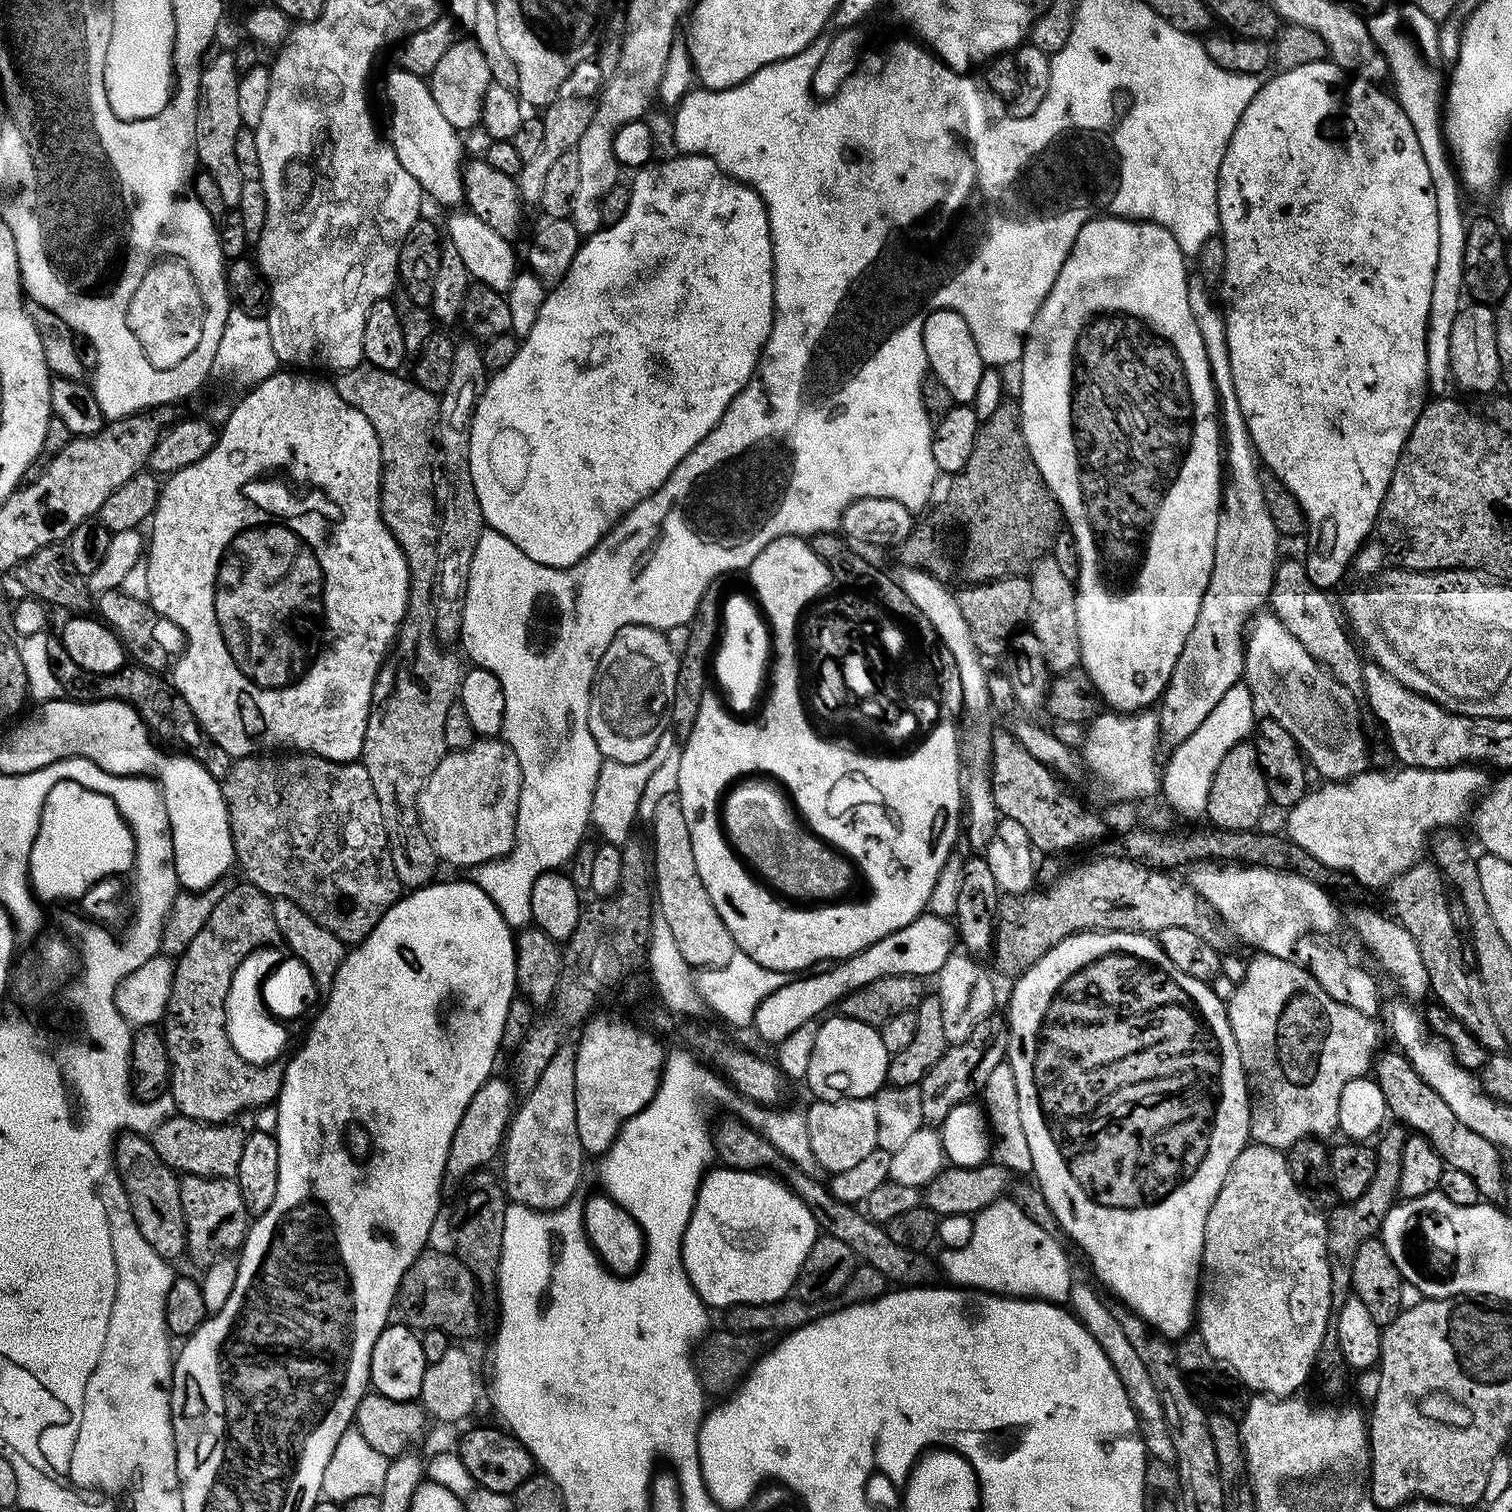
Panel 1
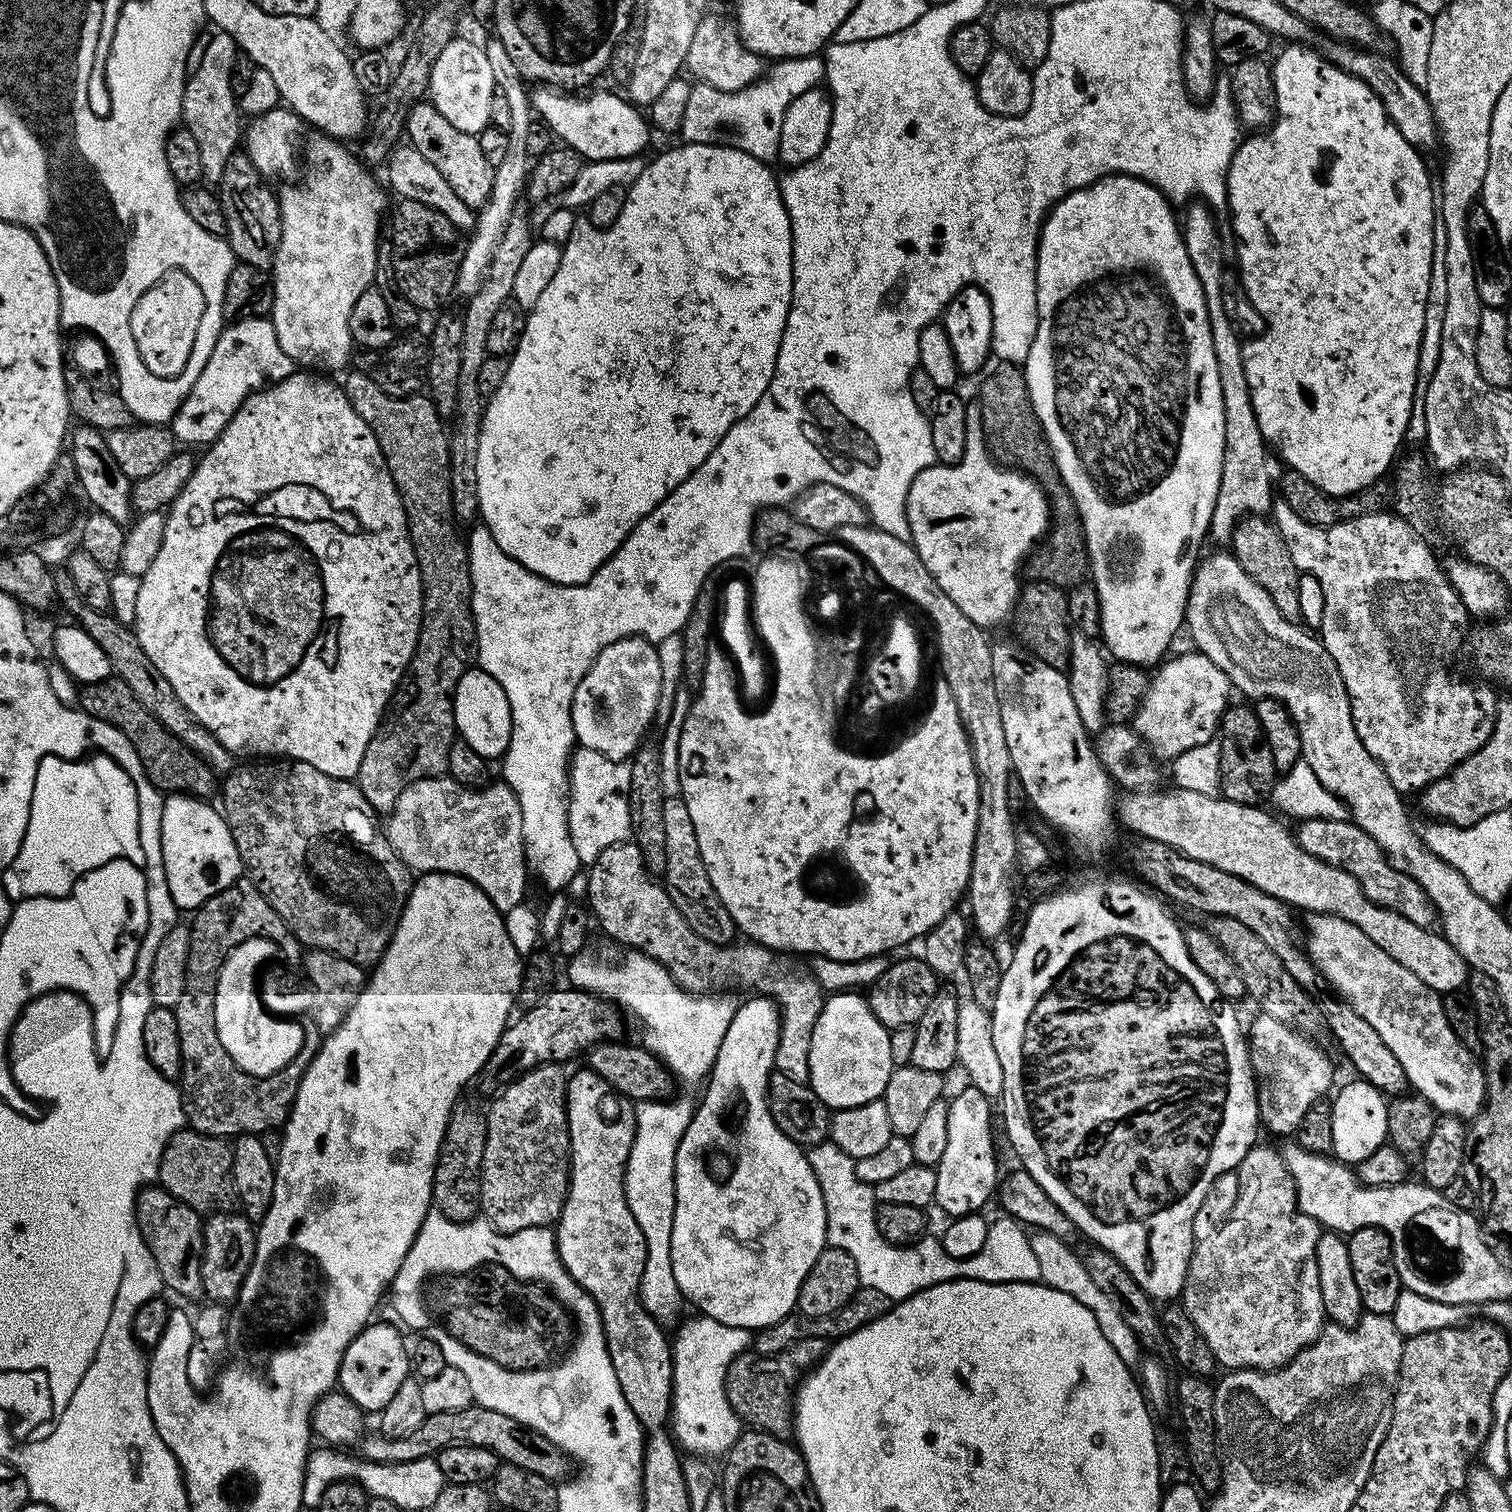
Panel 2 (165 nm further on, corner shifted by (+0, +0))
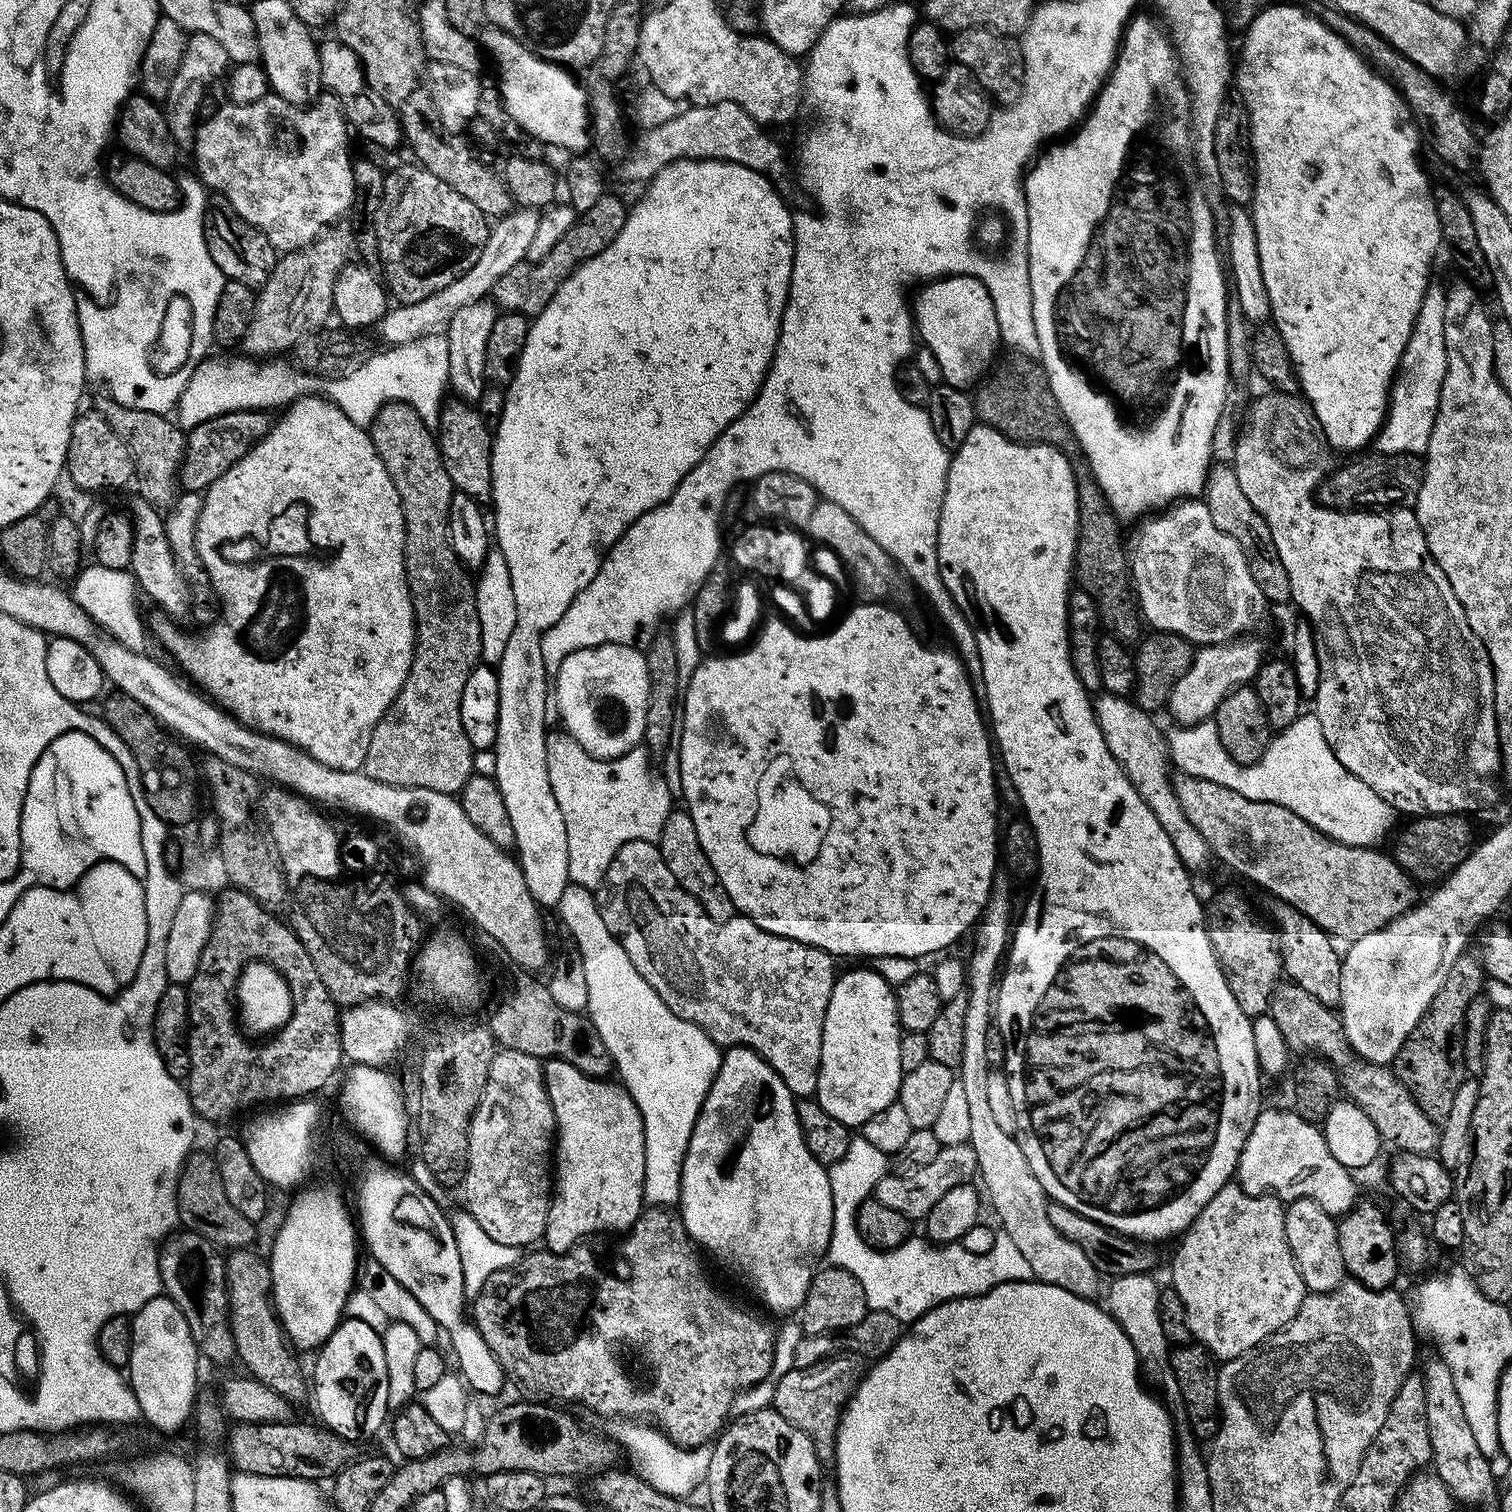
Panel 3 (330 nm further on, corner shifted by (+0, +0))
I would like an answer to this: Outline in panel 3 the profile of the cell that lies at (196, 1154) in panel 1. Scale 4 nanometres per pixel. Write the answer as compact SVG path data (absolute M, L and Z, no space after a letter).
M199 1150L193 1151L184 1163L184 1169L178 1182L178 1210L180 1224L187 1231L196 1232L210 1241L215 1248L235 1250L252 1248L257 1243L257 1225L250 1218L242 1218L238 1210L226 1198L226 1186L222 1186L222 1174L218 1174L215 1155Z

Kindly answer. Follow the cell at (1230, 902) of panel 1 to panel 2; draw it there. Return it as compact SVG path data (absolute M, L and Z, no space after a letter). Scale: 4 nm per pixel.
M1314 912L1308 919L1308 944L1306 940L1306 951L1312 964L1323 976L1328 979L1328 983L1338 993L1339 999L1346 1001L1378 1034L1382 1037L1382 1042L1390 1046L1394 1053L1394 1058L1402 1066L1406 1074L1409 1085L1425 1100L1429 1100L1437 1113L1456 1116L1463 1122L1471 1122L1476 1119L1484 1109L1484 1101L1488 1098L1486 1082L1484 1081L1484 1069L1481 1061L1466 1046L1457 1040L1454 1030L1444 1013L1444 1002L1441 993L1430 990L1402 962L1394 962L1382 946L1374 946L1354 922L1346 922L1346 918L1338 918L1330 915L1329 912Z

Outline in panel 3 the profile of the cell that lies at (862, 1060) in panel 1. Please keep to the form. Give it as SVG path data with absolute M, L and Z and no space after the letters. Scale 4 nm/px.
M871 967L852 968L849 972L841 971L836 977L836 985L830 994L830 1006L826 1006L826 1022L822 1026L822 1058L820 1059L820 1073L818 1074L818 1086L816 1087L816 1095L814 1099L822 1106L822 1110L826 1110L826 1114L830 1114L830 1118L838 1118L838 1122L849 1126L863 1126L870 1118L874 1118L874 1114L878 1114L882 1110L886 1110L886 1106L897 1103L900 1095L900 1081L902 1073L900 1071L900 1063L898 1062L898 1046L900 1045L900 1037L902 1029L900 1026L900 1015L896 1009L896 993L893 985L886 982L886 978L882 978L882 974L872 971Z

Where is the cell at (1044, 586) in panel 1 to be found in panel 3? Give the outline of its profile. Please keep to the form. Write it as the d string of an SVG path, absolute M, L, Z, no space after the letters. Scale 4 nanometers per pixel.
M1100 694L1100 697L1095 697L1094 711L1098 726L1102 730L1102 738L1110 750L1110 754L1114 754L1114 758L1122 766L1126 778L1130 778L1130 782L1134 786L1134 790L1138 790L1142 802L1146 802L1146 806L1150 806L1150 810L1154 810L1154 818L1158 818L1158 823L1162 825L1162 830L1166 830L1170 842L1174 842L1174 850L1181 862L1184 863L1185 868L1188 869L1189 873L1196 874L1199 868L1206 867L1208 860L1210 861L1208 843L1206 838L1202 838L1202 834L1198 834L1198 830L1194 830L1193 823L1190 822L1190 818L1186 818L1186 814L1178 802L1178 794L1174 794L1170 771L1168 772L1168 768L1170 769L1170 757L1165 733L1163 731L1160 733L1159 726L1152 721L1155 719L1149 713L1142 711L1127 696Z

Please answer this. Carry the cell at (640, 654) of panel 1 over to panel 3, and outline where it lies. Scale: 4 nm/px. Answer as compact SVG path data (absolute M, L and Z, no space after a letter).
M596 644L592 648L579 648L574 650L574 654L566 654L554 672L554 708L560 711L563 731L569 732L599 760L613 760L615 756L626 754L643 741L649 698L650 674L646 655L634 644Z

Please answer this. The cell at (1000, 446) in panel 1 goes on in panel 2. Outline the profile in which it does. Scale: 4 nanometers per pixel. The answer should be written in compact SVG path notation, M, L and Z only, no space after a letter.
M1003 362L995 365L997 368L980 384L980 397L978 403L982 410L982 435L986 441L986 447L992 453L992 459L997 464L1003 464L1006 468L1015 468L1031 476L1041 488L1044 489L1048 498L1050 509L1050 527L1043 540L1033 551L1026 561L1026 572L1029 572L1033 581L1045 580L1048 584L1057 584L1059 588L1071 590L1078 584L1085 583L1089 575L1088 547L1084 537L1084 523L1078 514L1078 506L1070 494L1070 490L1060 481L1060 471L1056 465L1056 459L1052 457L1052 451L1048 440L1044 436L1042 426L1032 409L1028 383L1024 377L1024 369L1019 364L1006 364Z

